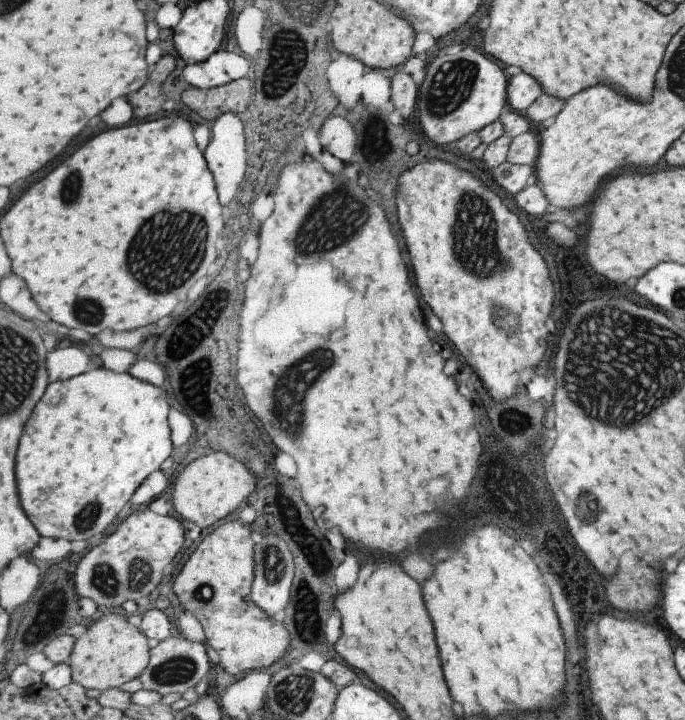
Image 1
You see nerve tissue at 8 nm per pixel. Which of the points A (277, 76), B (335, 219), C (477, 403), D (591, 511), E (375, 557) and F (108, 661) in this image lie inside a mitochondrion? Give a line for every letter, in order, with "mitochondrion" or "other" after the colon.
A: other
B: mitochondrion
C: other
D: mitochondrion
E: other
F: other

